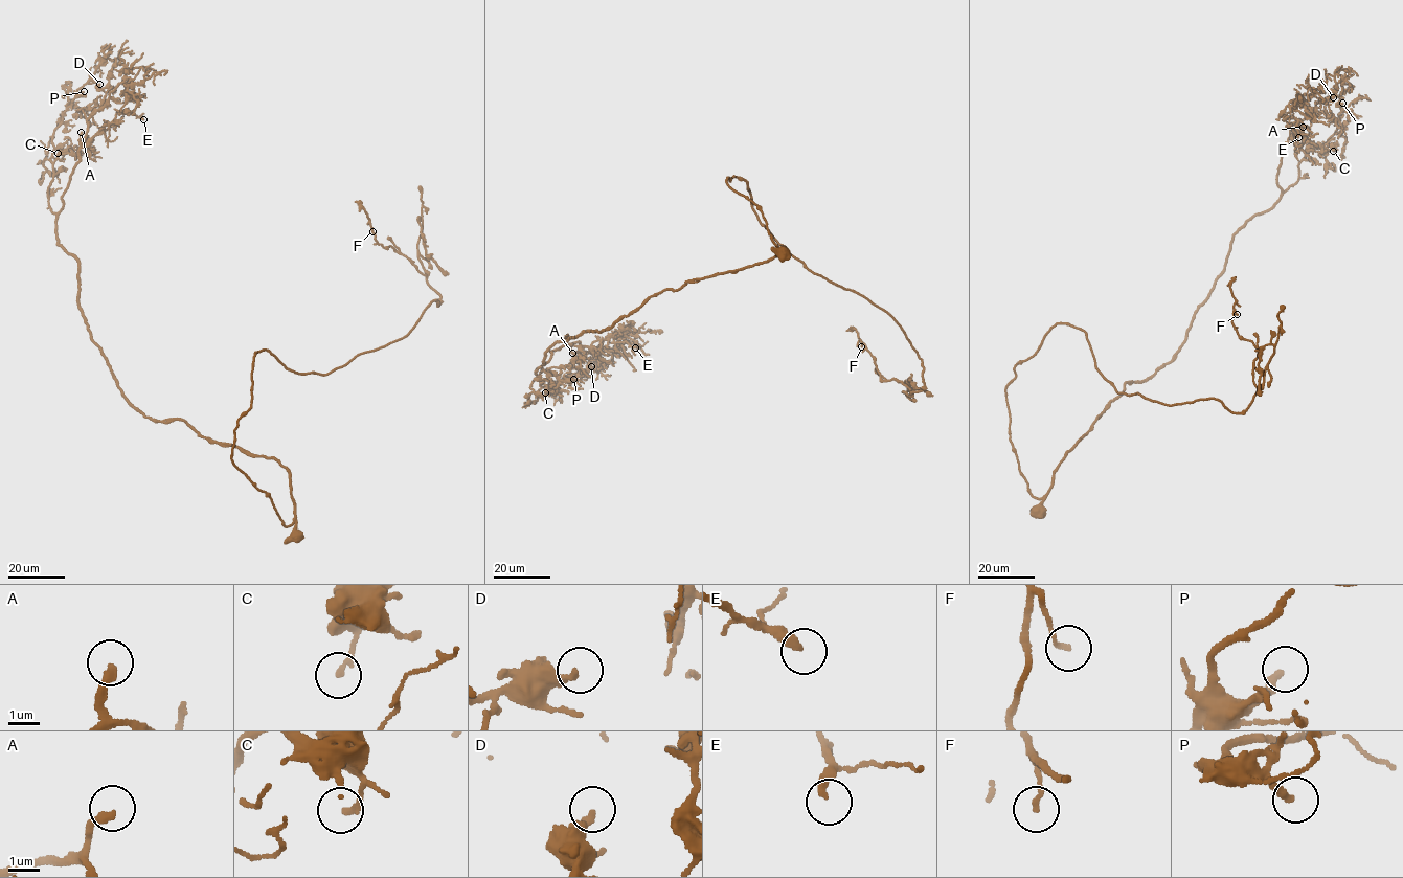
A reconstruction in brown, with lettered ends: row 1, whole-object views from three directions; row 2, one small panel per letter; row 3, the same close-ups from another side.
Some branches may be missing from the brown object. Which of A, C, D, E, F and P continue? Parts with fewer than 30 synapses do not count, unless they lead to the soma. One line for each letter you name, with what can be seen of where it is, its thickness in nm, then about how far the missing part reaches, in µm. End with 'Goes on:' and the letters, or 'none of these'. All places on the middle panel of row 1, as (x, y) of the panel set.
A: place (572, 353); calibre 240 nm; missing 20 µm
Goes on: A

